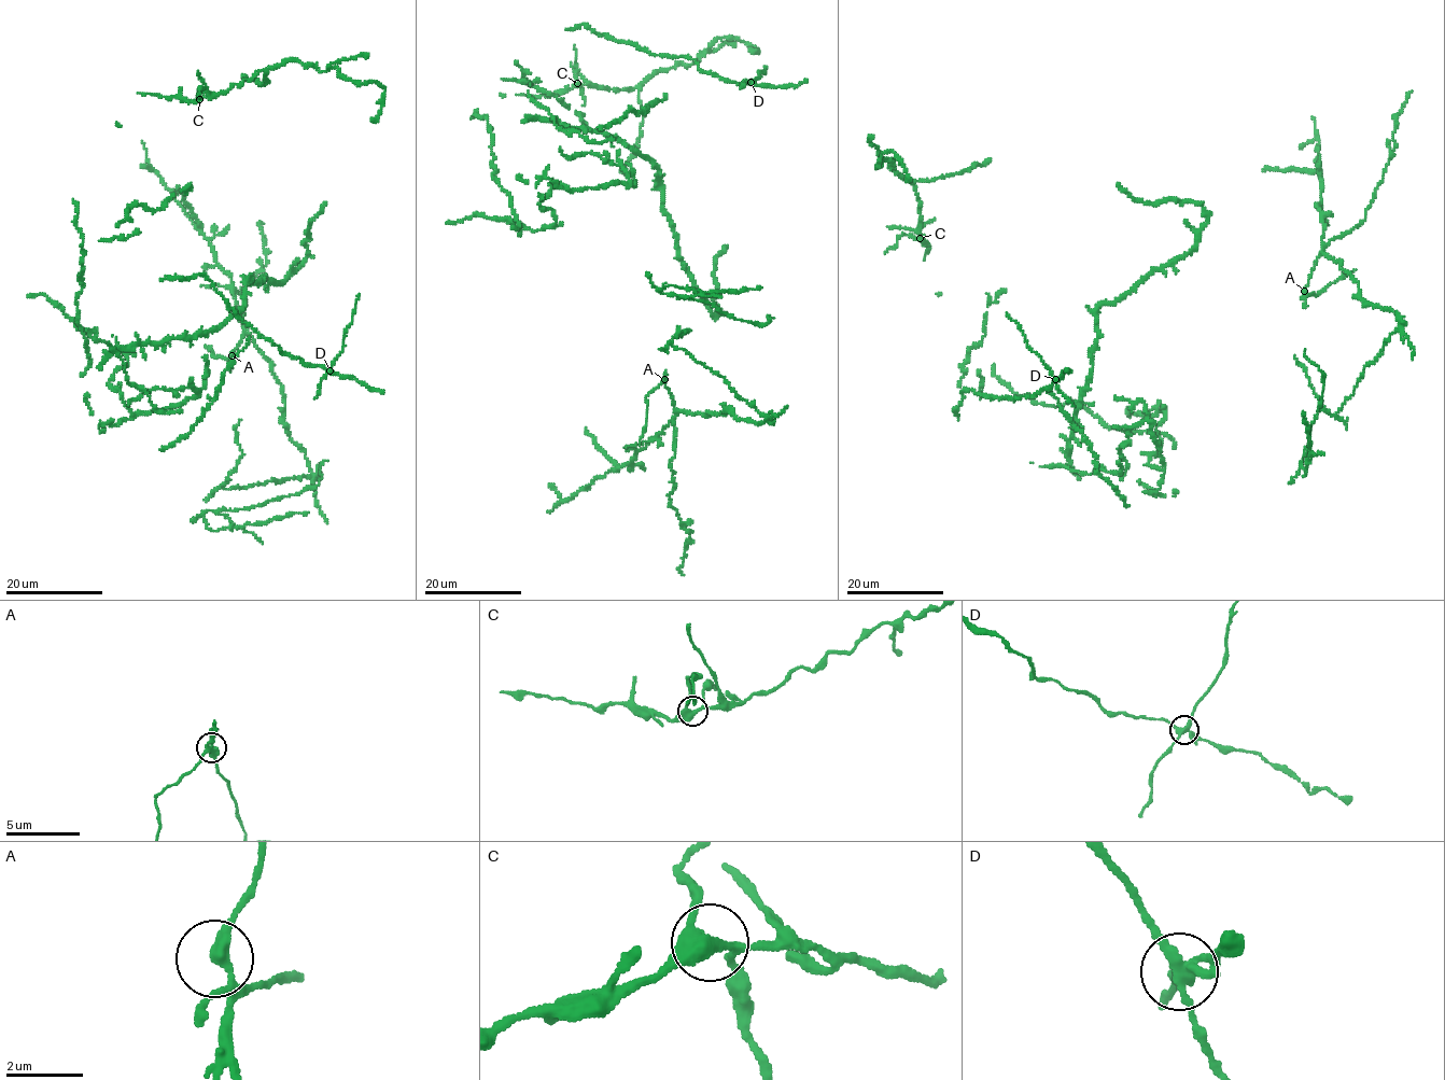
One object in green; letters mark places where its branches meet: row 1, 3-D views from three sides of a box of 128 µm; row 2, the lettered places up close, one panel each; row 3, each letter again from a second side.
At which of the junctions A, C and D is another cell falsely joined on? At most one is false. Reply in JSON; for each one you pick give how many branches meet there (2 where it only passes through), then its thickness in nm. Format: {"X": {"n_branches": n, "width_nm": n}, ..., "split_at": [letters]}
{"D": {"n_branches": 4, "width_nm": 280}, "split_at": ["D"]}

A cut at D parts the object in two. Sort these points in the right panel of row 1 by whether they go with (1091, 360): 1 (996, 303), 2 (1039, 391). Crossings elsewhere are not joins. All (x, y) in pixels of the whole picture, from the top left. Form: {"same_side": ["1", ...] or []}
{"same_side": ["1", "2"]}

